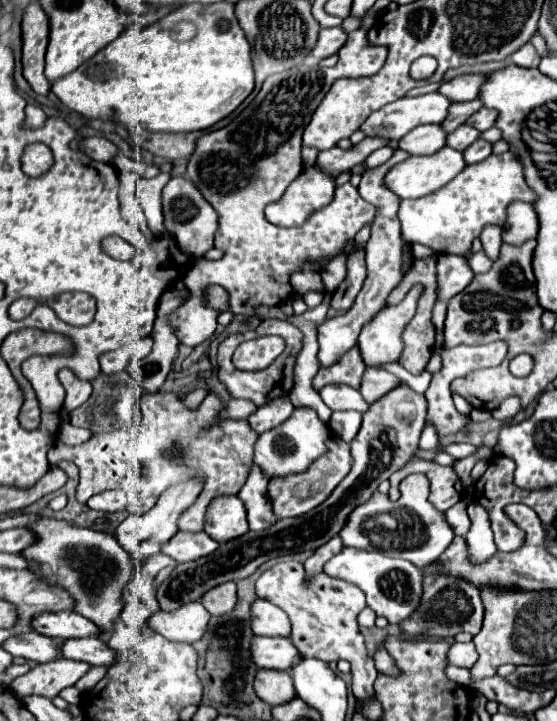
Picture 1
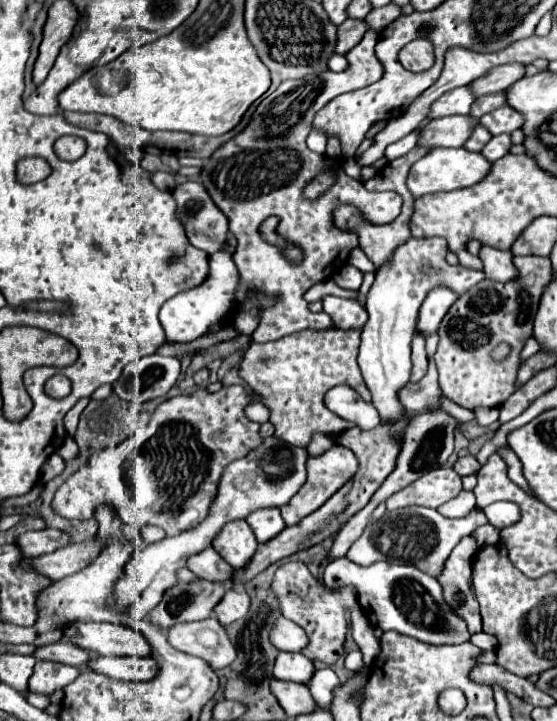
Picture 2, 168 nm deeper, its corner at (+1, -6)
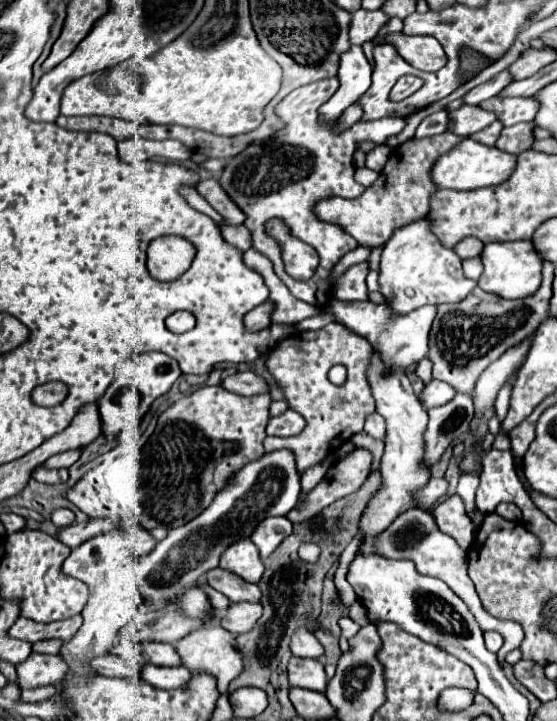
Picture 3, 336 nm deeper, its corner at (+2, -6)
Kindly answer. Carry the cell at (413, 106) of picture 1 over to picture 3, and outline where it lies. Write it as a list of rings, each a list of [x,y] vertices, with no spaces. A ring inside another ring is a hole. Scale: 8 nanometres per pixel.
[[[504,70],[497,74],[496,77],[492,77],[490,81],[486,81],[486,83],[482,83],[482,85],[470,89],[470,91],[462,97],[462,101],[464,101],[466,105],[480,105],[482,101],[486,101],[486,99],[498,95],[510,81],[512,81],[510,74],[507,70]]]

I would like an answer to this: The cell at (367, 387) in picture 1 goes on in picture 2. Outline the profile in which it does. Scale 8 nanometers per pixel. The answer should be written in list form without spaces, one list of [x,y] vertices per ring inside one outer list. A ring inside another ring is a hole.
[[[429,363],[429,371],[425,373],[425,377],[417,383],[407,383],[401,393],[399,399],[403,403],[403,407],[411,413],[421,413],[423,409],[431,407],[431,405],[439,405],[441,401],[441,387],[437,383],[437,369],[435,363]]]

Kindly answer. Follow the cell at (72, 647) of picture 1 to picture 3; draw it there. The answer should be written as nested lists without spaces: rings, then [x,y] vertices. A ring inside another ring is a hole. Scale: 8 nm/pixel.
[[[144,665],[140,671],[140,679],[158,687],[158,689],[176,689],[190,681],[190,671],[186,667],[158,667],[158,665]]]

